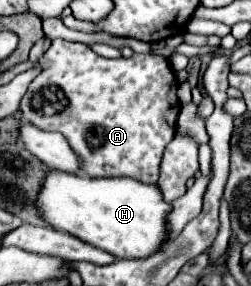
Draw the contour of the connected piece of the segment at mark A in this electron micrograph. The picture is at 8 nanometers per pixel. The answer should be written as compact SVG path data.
M55 39L39 59L39 65L41 73L31 81L21 101L21 119L43 131L61 133L79 155L81 171L87 177L123 175L141 183L157 183L161 155L175 135L179 117L179 109L173 105L177 77L169 59L155 53L135 53L131 59L105 59L93 53L85 43Z

